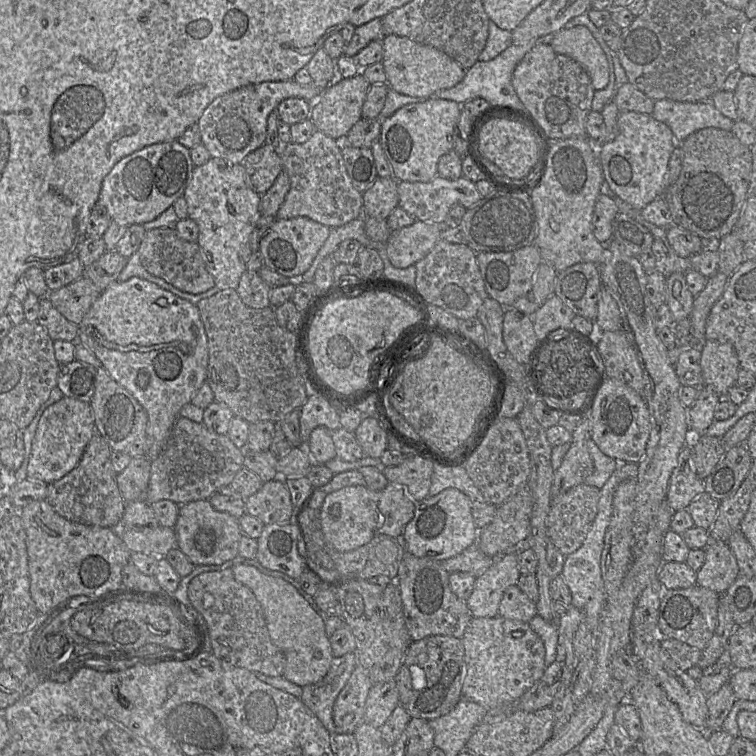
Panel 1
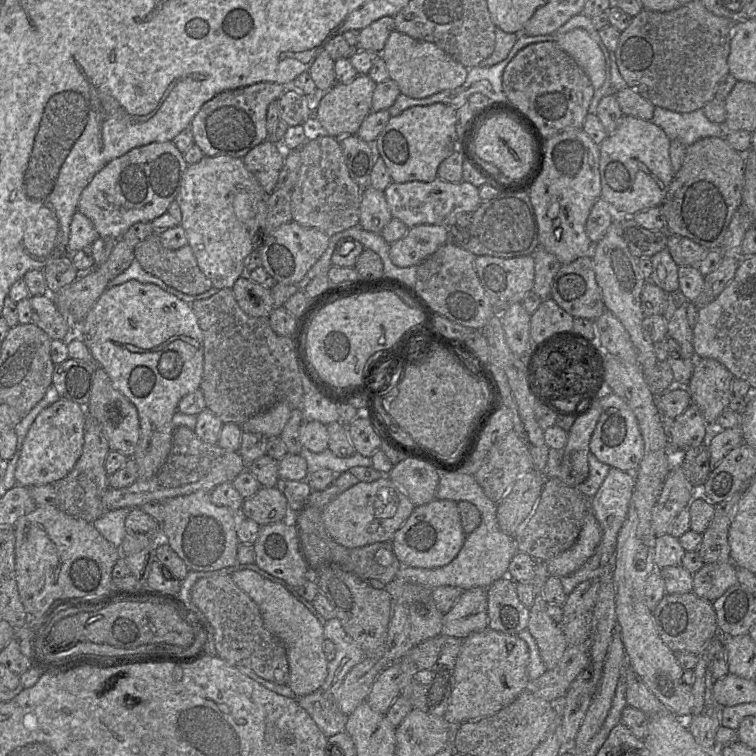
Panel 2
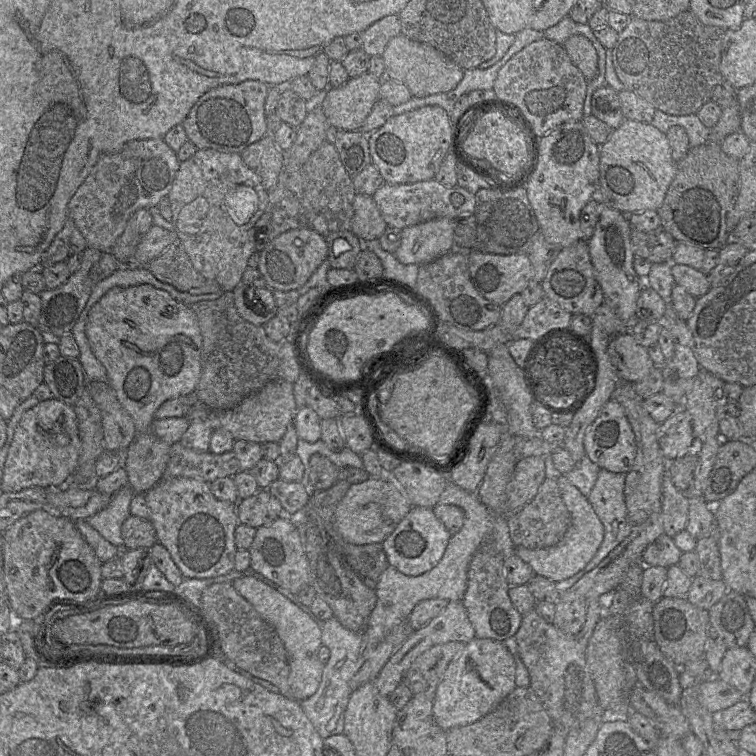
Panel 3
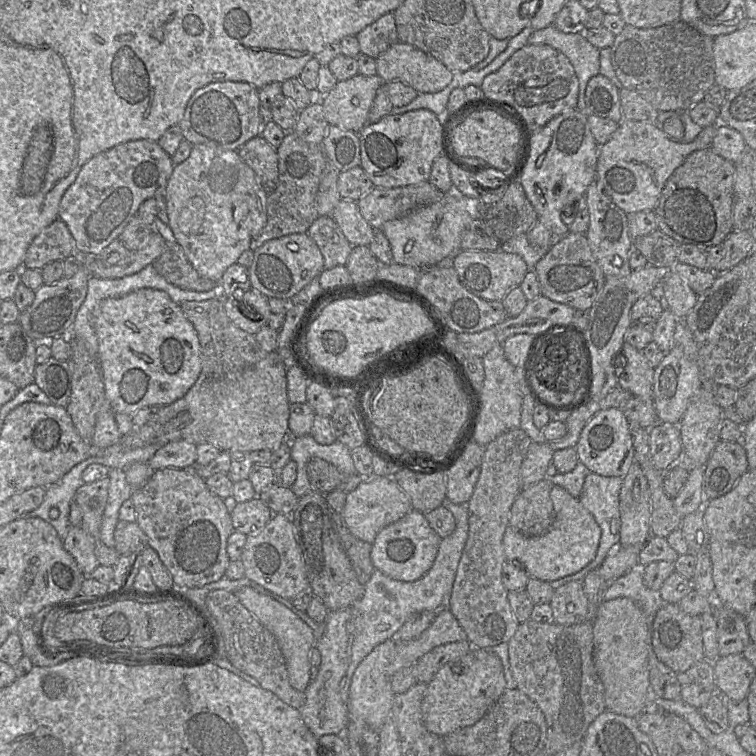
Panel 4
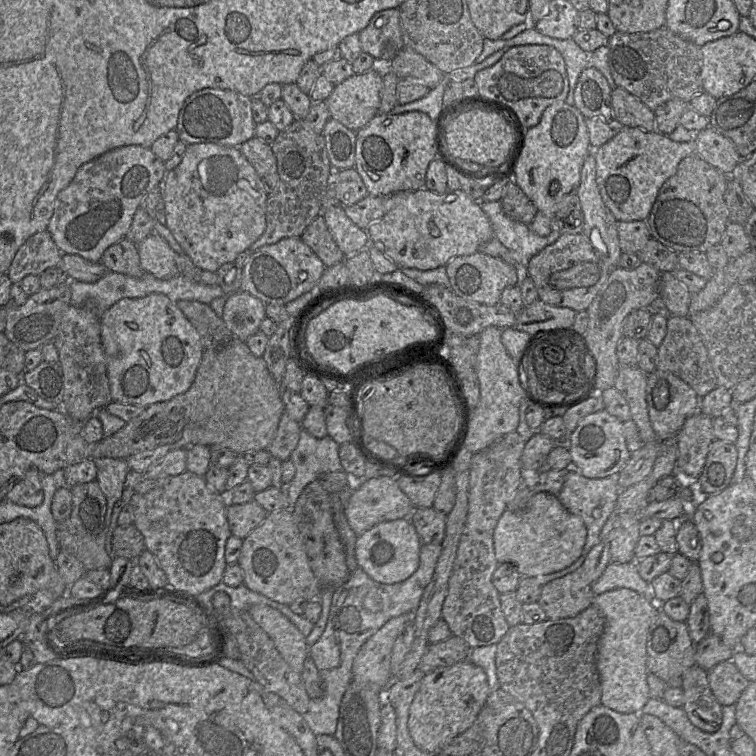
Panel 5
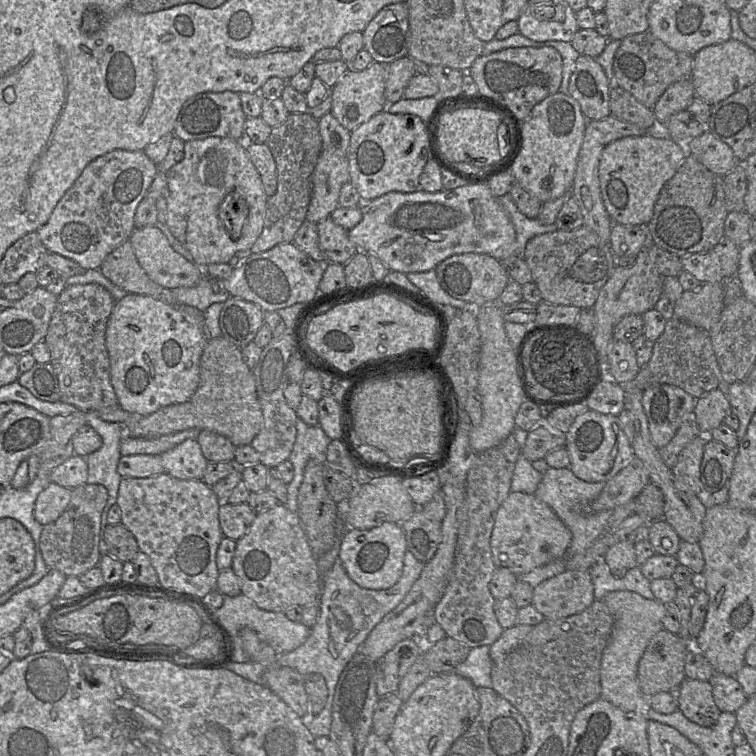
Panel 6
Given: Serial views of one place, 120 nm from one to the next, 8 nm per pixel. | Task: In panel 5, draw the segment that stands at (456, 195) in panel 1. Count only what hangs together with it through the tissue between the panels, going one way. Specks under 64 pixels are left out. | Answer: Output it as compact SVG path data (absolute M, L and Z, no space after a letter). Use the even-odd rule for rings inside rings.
M368 194L359 202L344 207L344 210L354 224L366 230L370 224L381 219L392 208L394 208L393 195L373 196Z

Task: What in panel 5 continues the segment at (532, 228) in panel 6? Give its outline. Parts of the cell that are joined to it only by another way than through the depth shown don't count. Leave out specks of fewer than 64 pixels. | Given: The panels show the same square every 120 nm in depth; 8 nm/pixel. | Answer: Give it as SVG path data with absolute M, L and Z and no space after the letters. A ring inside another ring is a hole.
M500 201L480 202L483 212L488 217L494 235L513 255L517 262L518 286L527 275L527 263L546 246L553 244L561 235L553 229L548 236L538 236L528 225L509 218L502 209Z

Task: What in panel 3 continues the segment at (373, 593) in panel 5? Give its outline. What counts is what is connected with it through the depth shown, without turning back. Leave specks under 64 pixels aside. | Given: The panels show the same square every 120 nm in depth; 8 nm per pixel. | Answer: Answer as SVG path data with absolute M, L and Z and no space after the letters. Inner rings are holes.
M448 479L448 485L440 495L438 503L458 506L465 514L461 530L451 536L439 563L419 576L407 576L389 566L377 581L377 603L362 631L353 632L345 628L334 616L324 622L321 641L323 646L329 648L330 657L324 665L321 682L315 694L299 701L305 715L322 739L343 733L344 715L352 693L353 677L392 629L407 620L414 607L427 599L462 601L467 589L470 561L486 543L504 559L515 555L516 546L510 537L508 515L490 510L480 501L476 492L466 491Z

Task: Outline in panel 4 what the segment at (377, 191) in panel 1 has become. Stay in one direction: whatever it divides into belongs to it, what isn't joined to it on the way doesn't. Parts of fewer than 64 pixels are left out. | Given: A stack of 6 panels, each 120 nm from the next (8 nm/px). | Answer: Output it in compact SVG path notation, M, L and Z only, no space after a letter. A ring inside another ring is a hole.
M341 199L332 218L353 247L369 246L373 240L376 230L361 215L357 201Z

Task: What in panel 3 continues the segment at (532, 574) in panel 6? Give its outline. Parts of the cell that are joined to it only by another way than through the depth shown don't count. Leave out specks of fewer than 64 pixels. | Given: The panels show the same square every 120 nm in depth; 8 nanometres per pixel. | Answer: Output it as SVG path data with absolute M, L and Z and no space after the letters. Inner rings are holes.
M600 469L596 482L587 497L596 515L604 526L604 539L597 553L591 561L574 576L560 582L555 582L556 589L563 593L573 587L584 575L595 569L621 542L623 542L632 532L633 525L629 522L627 508L624 499L624 485L626 474L613 473Z

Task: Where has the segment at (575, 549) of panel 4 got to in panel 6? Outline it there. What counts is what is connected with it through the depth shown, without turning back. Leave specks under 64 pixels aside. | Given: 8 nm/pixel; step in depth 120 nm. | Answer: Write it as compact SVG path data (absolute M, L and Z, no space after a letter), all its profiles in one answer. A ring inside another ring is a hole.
M510 492L495 517L490 539L492 560L496 568L506 568L515 575L527 573L562 558L572 534L557 514L534 494Z

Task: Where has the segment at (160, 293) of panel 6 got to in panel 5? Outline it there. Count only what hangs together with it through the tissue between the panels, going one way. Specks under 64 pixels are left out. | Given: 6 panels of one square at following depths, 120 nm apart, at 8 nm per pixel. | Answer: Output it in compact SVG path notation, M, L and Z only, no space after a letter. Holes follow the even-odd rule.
M124 238L108 247L100 259L108 271L139 278L145 272L140 265L137 244Z

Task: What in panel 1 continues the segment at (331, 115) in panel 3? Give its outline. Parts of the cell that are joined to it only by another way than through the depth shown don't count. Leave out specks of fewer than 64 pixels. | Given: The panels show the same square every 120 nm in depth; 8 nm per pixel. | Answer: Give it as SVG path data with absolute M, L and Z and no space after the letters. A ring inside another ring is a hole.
M361 72L350 78L337 77L322 90L320 96L311 105L309 119L315 130L337 141L343 141L354 124L362 118L362 106L370 85Z

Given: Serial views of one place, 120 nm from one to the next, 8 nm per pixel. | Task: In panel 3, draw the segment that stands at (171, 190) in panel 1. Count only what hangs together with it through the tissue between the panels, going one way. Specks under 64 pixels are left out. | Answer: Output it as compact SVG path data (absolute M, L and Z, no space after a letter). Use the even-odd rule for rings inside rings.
M163 139L135 140L116 151L104 153L100 155L85 180L69 200L67 218L73 220L85 238L87 247L101 252L110 251L126 227L132 225L132 220L139 210L157 208L162 199L168 198L179 166L177 153Z

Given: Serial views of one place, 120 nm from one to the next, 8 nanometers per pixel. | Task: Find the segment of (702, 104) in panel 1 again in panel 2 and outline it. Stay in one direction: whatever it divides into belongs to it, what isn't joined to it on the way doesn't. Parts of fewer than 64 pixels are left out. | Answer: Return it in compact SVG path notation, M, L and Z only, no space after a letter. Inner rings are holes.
M655 109L652 122L660 127L671 140L679 140L688 146L698 139L722 136L722 125L710 121L702 110L675 114L663 109Z

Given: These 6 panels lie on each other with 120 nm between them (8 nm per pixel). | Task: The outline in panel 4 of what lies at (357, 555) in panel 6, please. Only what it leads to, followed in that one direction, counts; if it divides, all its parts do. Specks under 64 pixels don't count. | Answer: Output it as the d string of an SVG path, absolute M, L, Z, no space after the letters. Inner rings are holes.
M412 509L377 534L372 543L371 560L375 570L394 580L416 581L432 567L441 540L442 538L429 525L424 513Z

